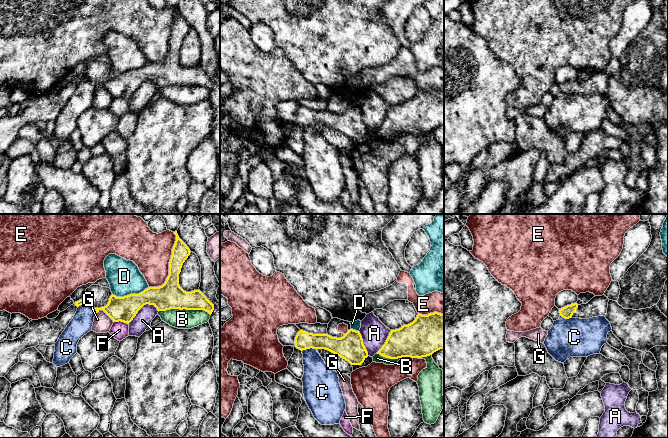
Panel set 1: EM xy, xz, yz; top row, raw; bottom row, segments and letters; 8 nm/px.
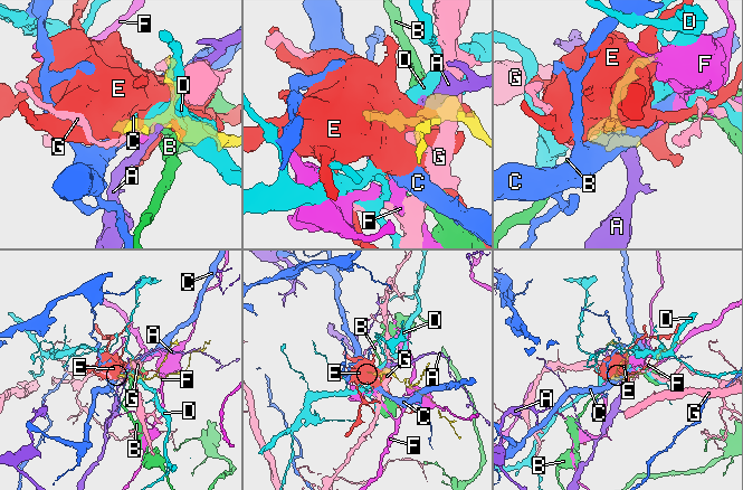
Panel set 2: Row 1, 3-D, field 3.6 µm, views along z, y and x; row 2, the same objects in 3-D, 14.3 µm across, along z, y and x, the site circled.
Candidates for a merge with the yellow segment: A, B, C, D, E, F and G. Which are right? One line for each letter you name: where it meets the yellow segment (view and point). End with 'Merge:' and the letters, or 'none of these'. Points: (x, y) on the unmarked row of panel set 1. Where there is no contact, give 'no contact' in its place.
Merge: none of these

